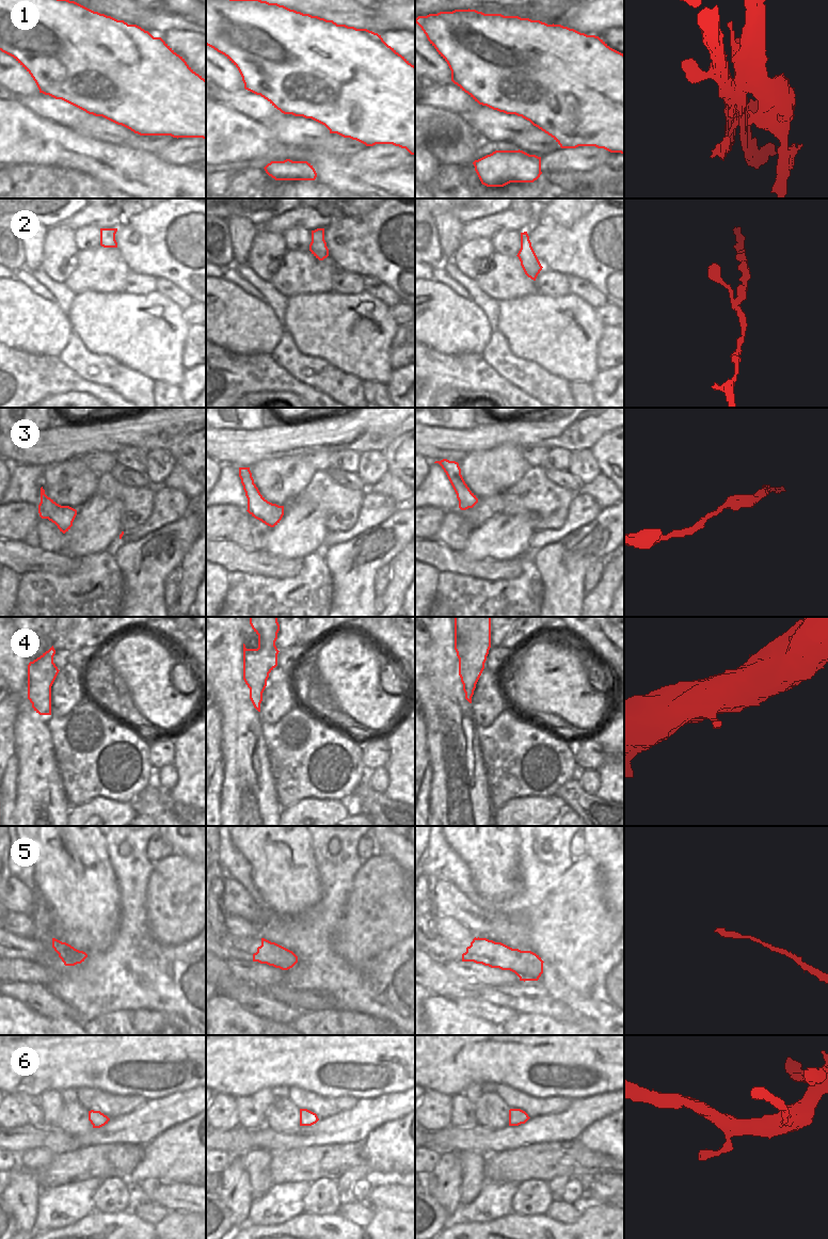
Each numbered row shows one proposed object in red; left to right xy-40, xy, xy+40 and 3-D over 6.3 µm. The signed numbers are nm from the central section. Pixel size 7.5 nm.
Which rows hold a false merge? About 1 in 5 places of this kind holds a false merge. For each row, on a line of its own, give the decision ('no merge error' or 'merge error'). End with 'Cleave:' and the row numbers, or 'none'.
1: merge error
2: no merge error
3: no merge error
4: no merge error
5: merge error
6: no merge error
Cleave: 1, 5

